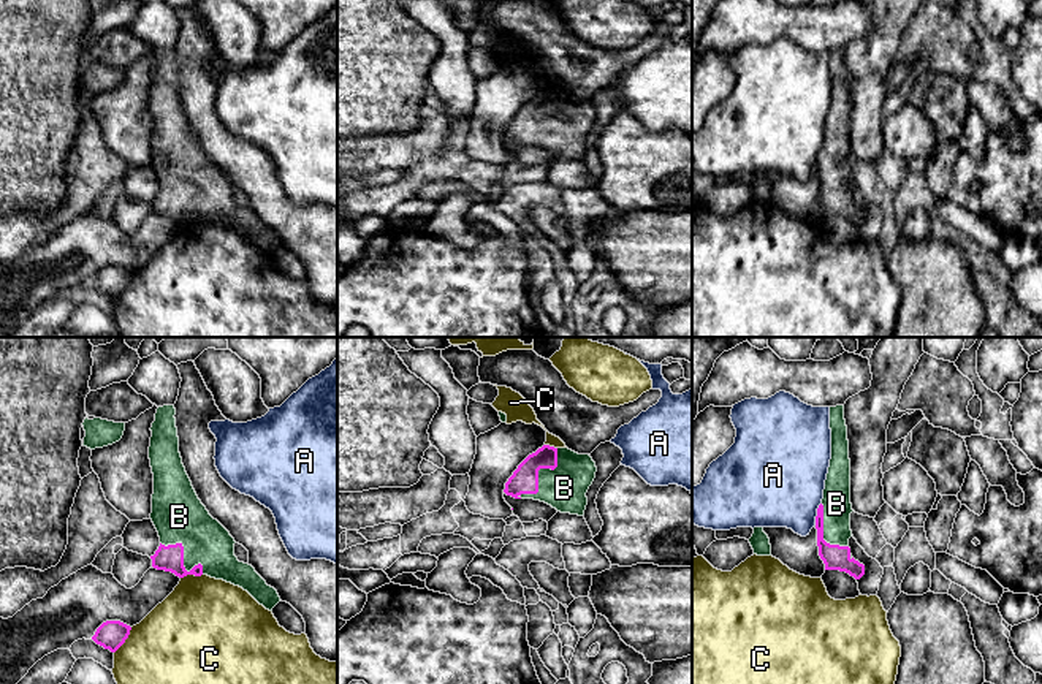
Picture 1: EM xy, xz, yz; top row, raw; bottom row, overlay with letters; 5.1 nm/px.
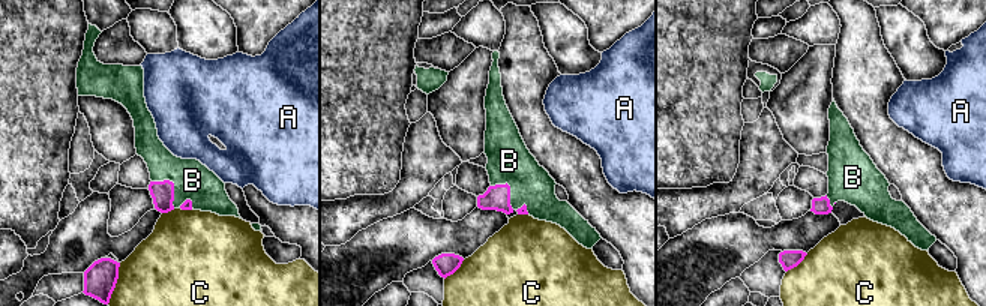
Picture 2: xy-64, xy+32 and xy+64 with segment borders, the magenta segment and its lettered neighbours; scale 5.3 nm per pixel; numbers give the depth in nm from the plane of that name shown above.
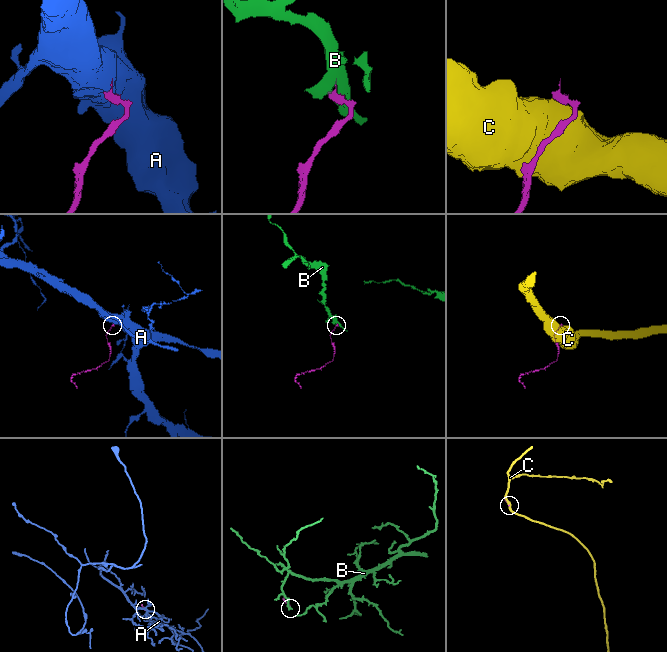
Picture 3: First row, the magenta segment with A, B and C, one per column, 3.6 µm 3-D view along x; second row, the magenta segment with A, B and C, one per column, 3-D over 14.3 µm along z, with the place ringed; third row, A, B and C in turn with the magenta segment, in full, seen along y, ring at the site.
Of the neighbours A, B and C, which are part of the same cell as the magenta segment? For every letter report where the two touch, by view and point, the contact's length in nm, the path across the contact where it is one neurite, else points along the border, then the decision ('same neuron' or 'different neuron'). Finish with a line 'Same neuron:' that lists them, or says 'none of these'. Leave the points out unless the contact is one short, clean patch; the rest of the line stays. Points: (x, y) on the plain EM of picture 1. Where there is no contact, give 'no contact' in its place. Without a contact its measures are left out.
A: yz (817, 159) | 120 nm | along yz (821, 148), (814, 170) | different neuron
B: xz (537, 119) | 320 nm | same neuron
C: xy (125, 284) | 160 nm | different neuron
Same neuron: B

